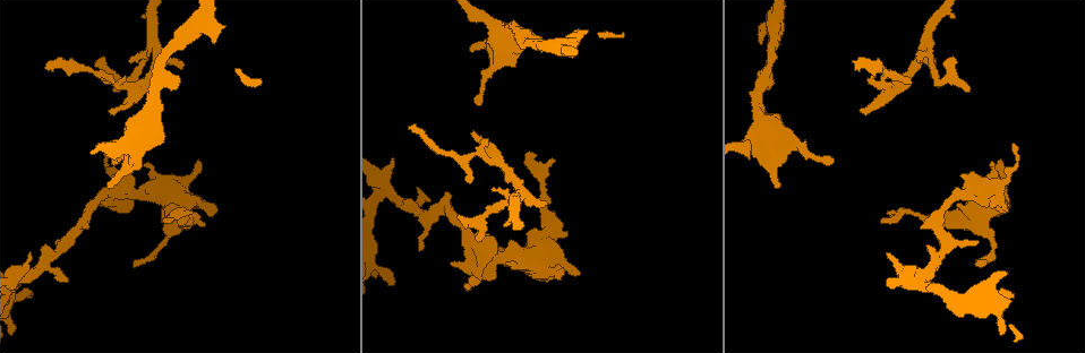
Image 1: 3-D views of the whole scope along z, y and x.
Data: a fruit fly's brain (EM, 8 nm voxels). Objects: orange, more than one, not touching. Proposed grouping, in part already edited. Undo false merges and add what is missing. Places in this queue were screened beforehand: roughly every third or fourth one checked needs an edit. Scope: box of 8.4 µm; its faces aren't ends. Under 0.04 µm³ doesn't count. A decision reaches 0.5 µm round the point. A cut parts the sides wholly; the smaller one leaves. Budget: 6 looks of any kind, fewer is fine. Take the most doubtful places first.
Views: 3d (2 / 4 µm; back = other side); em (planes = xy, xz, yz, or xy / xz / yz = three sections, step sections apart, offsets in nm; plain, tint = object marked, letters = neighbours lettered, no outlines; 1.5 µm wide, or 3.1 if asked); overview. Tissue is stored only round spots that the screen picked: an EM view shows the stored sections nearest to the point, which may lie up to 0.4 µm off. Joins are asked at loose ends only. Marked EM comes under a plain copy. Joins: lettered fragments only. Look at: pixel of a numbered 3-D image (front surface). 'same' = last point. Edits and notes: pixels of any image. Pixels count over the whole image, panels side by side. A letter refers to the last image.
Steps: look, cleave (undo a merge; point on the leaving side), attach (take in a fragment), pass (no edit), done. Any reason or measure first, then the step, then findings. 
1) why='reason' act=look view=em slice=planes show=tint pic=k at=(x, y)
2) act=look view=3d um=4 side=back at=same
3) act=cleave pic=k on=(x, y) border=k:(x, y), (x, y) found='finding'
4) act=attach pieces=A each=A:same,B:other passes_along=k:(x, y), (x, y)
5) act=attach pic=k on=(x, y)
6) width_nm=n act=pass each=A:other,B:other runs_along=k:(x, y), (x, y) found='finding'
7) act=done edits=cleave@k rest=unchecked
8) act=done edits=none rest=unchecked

why='three-way junction' act=look view=em slice=planes show=tint pic=1 at=(917, 276)

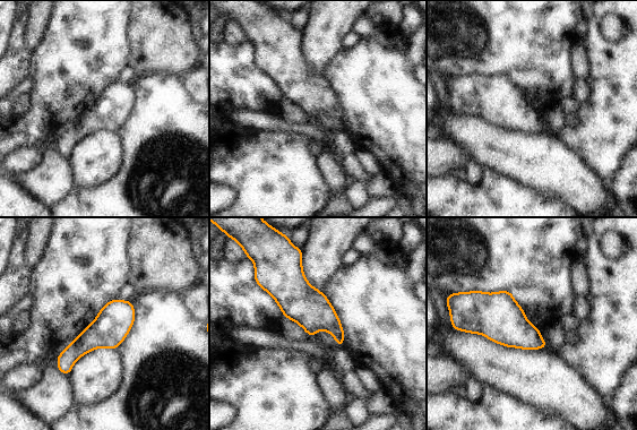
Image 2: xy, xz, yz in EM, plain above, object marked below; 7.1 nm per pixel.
why='see the neighbours' act=look view=em slice=planes show=letters at=same

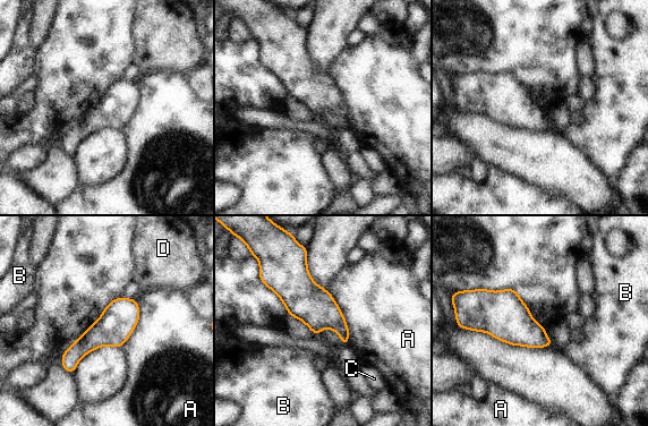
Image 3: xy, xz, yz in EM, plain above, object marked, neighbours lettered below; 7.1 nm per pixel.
act=pass each=A:other,B:other,C:other,D:other runs_along=3:(296, 246), (296, 283), (344, 341) found='continuous, no second cell'

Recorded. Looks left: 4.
why='side arm on a straight run' act=look view=3d um=4 pic=1 at=(518, 200)

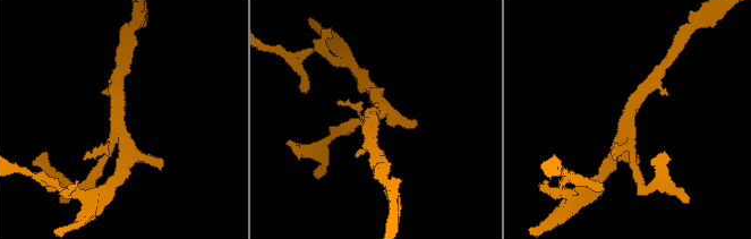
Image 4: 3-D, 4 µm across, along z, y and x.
act=look view=em slice=planes show=letters pic=4 at=(627, 137)

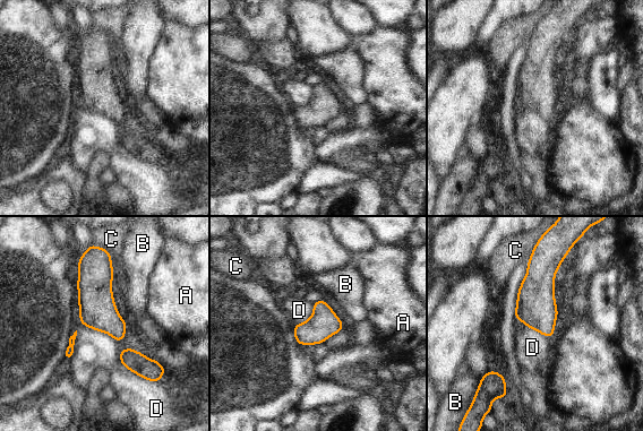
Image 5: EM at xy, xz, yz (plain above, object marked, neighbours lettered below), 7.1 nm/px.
act=pass each=A:other,B:other,C:other,D:other found='one cell here'

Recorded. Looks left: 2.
why='branch stops here' act=look view=em slice=planes show=tint pic=1 at=(992, 205)

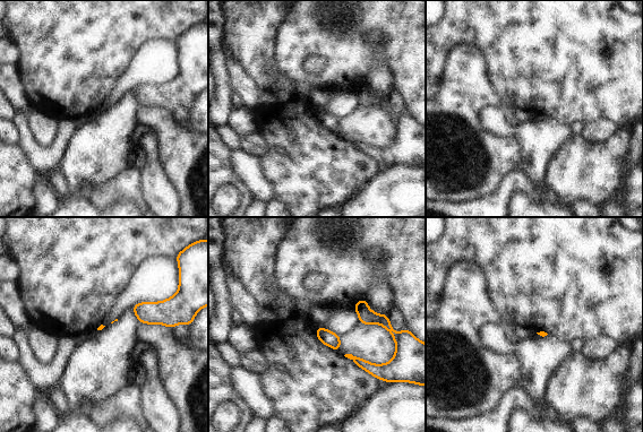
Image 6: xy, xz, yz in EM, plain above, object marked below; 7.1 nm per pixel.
act=look view=em slice=planes show=letters at=same

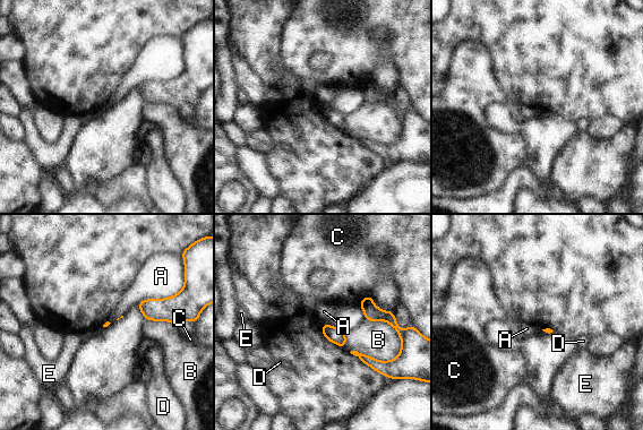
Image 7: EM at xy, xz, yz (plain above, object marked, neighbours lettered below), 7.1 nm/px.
act=pass each=A:other,B:other,C:other,D:other,E:other border=7:(183, 285), (166, 298), (136, 304) found='no lettered fragment goes on from it'

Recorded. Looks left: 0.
act=done edits=none rest=unchecked

